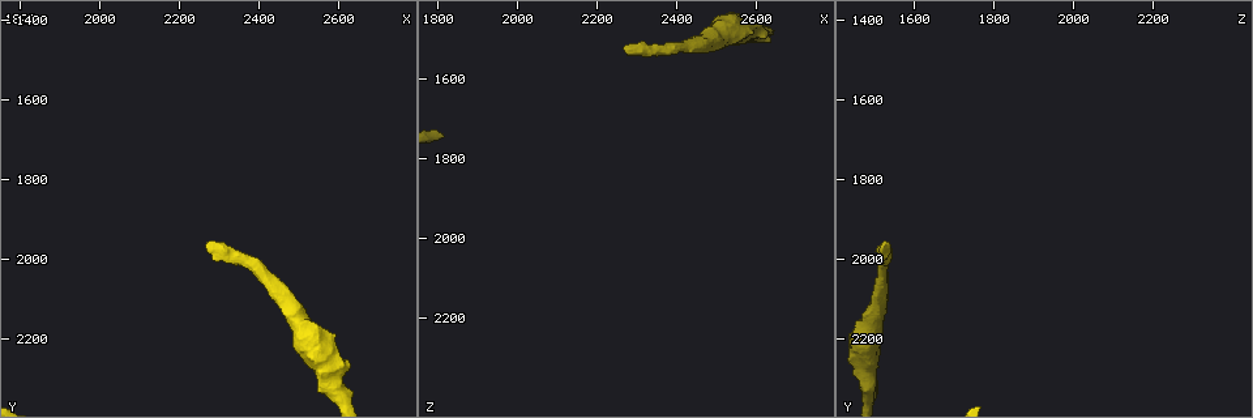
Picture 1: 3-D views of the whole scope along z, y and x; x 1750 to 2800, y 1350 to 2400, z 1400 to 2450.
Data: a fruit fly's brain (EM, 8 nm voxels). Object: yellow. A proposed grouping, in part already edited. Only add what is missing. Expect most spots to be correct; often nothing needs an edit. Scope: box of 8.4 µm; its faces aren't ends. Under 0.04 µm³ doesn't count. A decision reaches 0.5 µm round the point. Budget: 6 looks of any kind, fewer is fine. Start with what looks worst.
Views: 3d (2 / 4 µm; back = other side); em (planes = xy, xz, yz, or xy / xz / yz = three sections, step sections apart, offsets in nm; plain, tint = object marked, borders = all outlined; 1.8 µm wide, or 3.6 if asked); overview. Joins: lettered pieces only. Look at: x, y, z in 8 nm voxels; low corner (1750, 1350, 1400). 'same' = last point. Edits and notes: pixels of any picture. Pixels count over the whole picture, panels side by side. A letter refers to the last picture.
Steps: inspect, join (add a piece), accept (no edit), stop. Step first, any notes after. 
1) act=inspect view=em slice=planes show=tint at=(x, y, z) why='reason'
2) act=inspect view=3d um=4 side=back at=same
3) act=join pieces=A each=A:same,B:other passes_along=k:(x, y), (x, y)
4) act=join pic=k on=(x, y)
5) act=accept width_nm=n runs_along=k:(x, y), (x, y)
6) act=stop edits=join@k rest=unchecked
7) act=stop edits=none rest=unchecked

act=inspect view=em slice=planes show=plain at=(2275, 1960, 1530) why='end of a long branch'

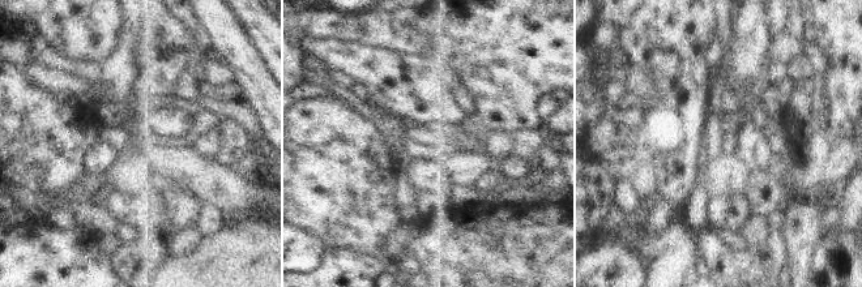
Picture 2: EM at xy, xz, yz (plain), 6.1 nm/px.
act=inspect view=em slice=planes show=tint at=same

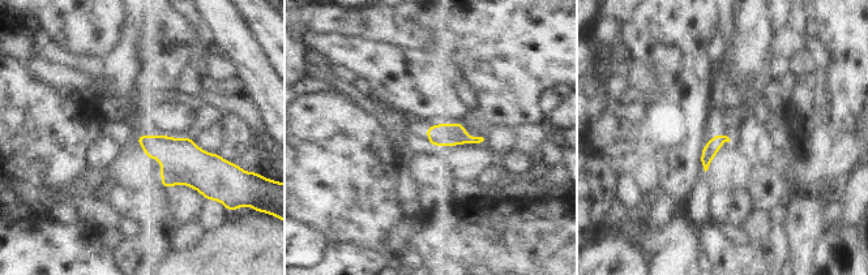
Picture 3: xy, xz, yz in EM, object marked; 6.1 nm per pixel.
act=inspect view=em slice=planes show=borders at=same why='see the neighbours'

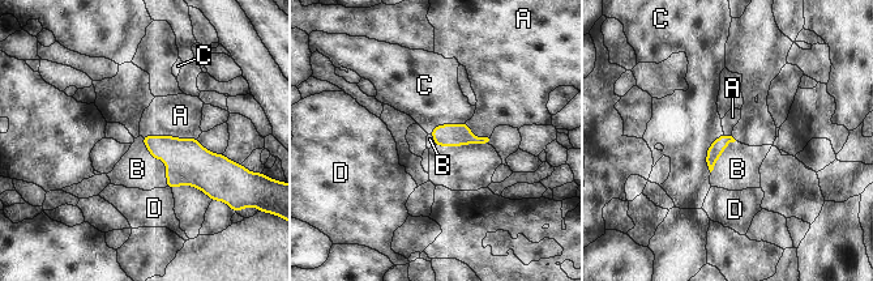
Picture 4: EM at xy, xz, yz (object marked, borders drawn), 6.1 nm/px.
act=join pieces=B each=A:other,B:same,C:other,D:other found='the neuron continues'

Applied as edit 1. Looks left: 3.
act=inspect view=3d um=4 at=(2480, 2105, 1515) why='calibre changes'

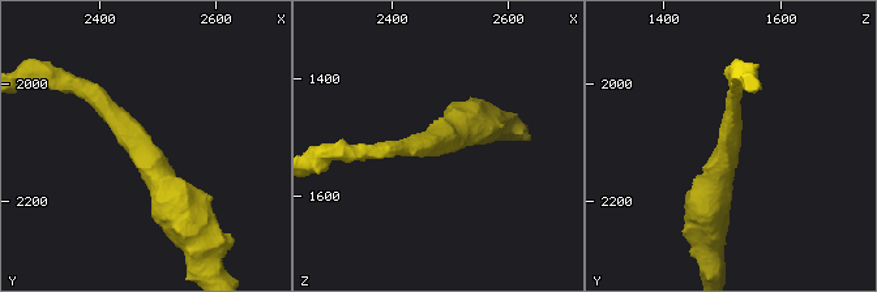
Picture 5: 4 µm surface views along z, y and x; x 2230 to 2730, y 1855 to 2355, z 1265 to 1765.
act=inspect view=em slice=yz step=16 show=tint at=(2475, 2110, 1510)

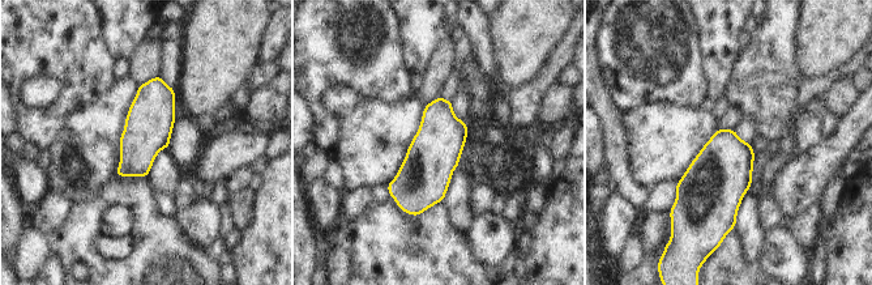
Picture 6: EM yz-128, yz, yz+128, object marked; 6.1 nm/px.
act=inspect view=em slice=planes show=borders at=same

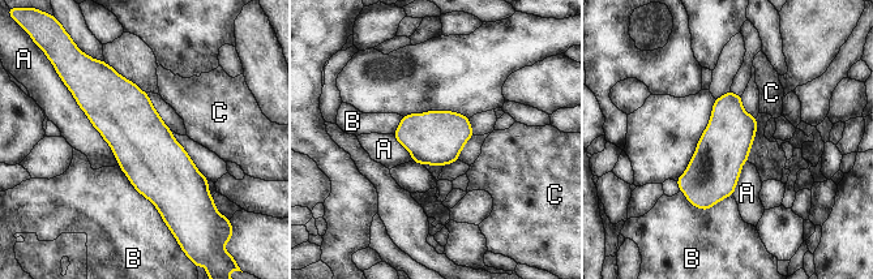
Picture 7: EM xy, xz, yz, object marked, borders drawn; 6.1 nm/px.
act=accept longest_contact=A:550nm each=A:other,B:other,C:other border=7:(68, 89), (119, 164) found='no lettered piece goes on from it'

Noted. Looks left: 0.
act=stop edits=join@4 rest=unchecked

